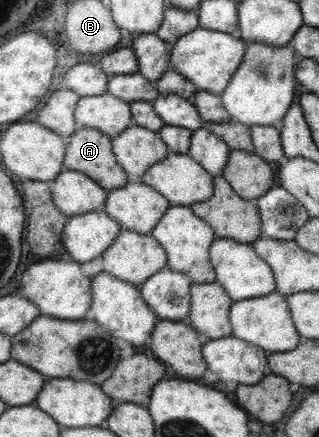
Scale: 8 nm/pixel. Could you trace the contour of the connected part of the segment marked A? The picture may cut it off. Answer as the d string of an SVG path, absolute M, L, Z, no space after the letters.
M78 127L67 138L63 164L91 178L107 192L124 186L126 173L111 150L111 137L96 129Z

